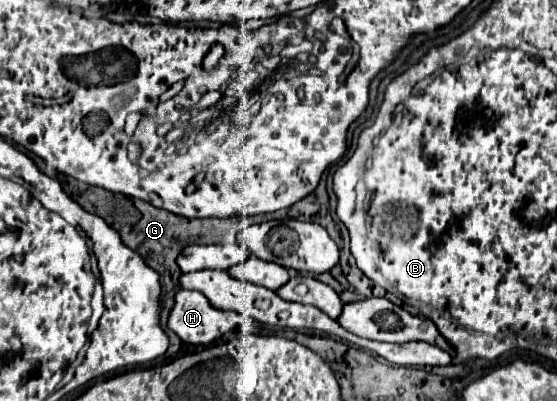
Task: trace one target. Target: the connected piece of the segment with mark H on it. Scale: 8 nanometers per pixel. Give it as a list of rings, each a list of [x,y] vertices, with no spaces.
[[[179,290],[167,326],[187,344],[209,344],[237,326],[237,312],[217,310],[195,290]]]

